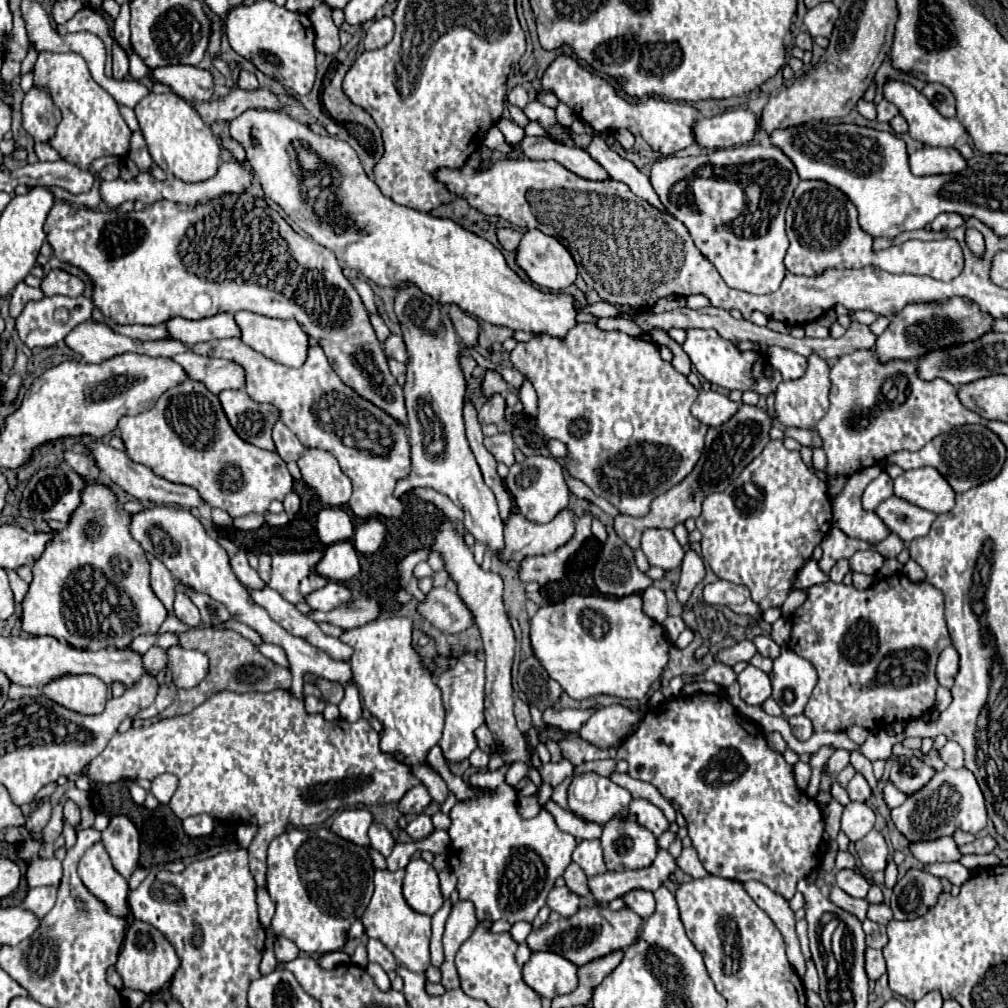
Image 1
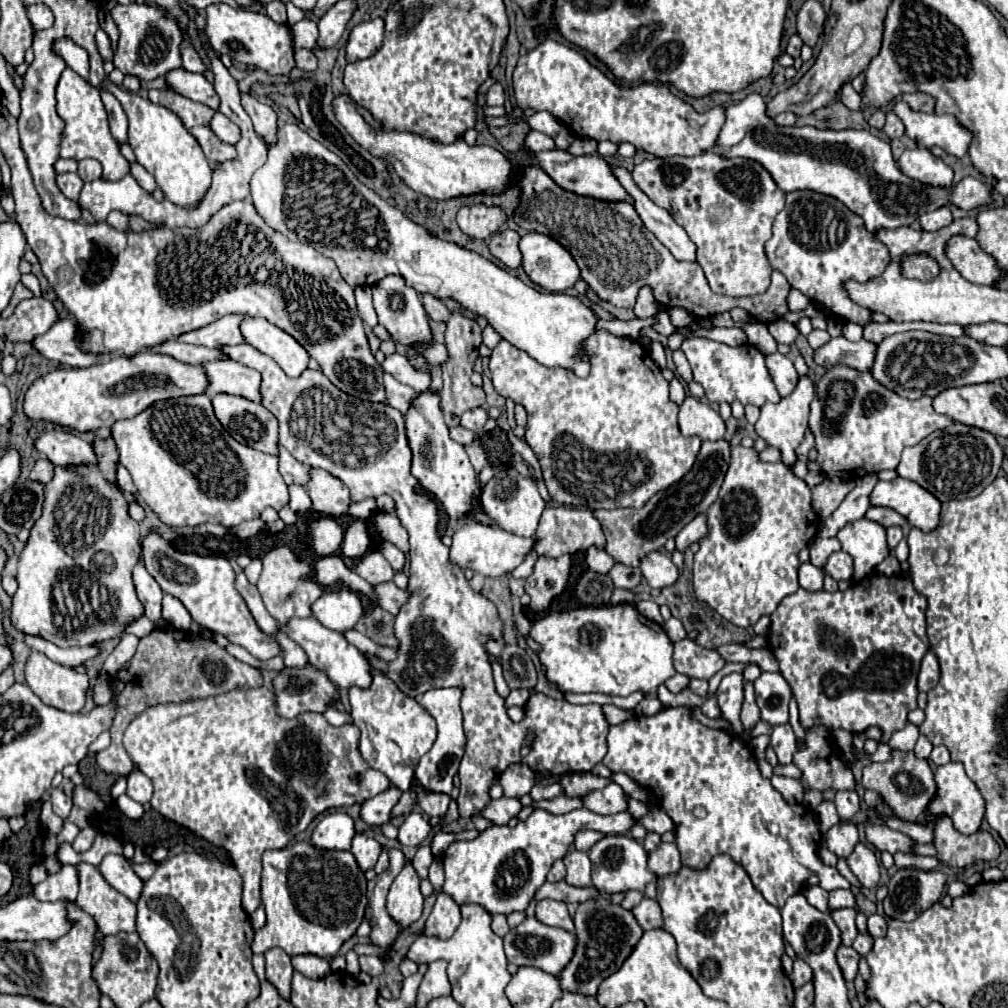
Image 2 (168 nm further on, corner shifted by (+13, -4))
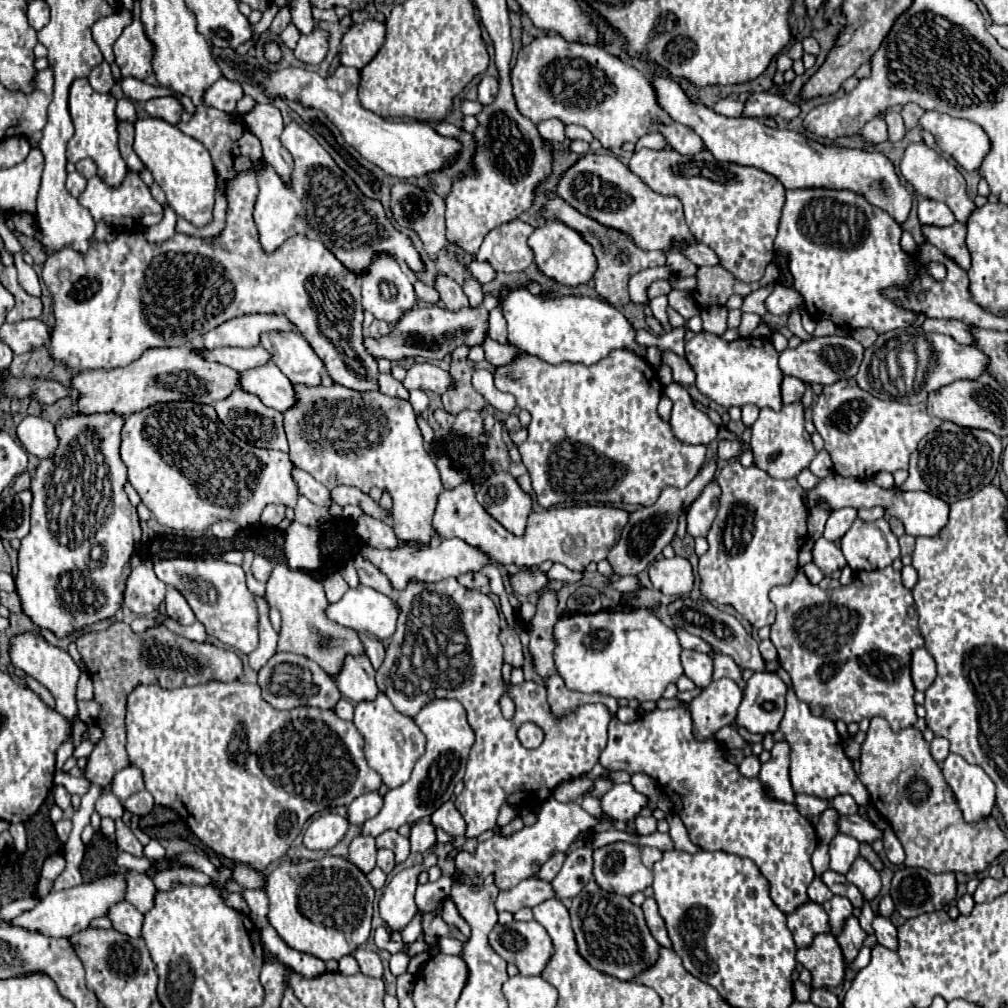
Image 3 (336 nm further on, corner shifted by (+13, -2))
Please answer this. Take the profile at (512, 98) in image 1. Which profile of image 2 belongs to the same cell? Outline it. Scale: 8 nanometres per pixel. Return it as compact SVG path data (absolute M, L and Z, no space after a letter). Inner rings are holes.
M495 82L489 92L487 92L487 104L489 106L503 106L503 100L505 100L505 94L503 94L503 88L499 82Z

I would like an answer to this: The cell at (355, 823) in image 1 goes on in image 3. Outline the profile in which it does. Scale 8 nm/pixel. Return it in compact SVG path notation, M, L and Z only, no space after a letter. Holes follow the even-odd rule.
M323 814L315 818L305 830L303 844L309 850L331 850L347 834L349 822L339 814Z

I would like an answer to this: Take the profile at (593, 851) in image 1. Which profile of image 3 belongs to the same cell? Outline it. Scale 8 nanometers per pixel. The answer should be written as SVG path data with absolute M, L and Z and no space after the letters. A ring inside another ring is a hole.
M587 846L575 848L567 854L567 860L565 860L561 872L551 882L559 900L575 898L583 890L583 886L587 886L587 882L593 878L591 854L593 854L593 850Z

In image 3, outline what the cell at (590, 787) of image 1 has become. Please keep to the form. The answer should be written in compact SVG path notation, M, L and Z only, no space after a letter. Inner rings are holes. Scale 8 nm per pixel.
M615 784L601 798L603 812L609 818L619 820L619 822L631 822L645 804L647 804L647 798L635 792L631 784Z

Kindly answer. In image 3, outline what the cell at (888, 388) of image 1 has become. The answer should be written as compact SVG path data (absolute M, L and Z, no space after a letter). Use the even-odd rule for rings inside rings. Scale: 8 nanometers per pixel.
M839 380L823 386L817 402L813 404L813 424L825 440L825 450L831 456L833 470L845 478L871 478L877 472L905 470L909 454L917 442L937 430L941 420L927 412L925 404L885 402L867 394L851 380Z

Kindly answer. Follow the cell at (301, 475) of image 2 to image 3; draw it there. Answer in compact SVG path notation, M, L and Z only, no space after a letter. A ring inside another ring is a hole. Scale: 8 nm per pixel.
M293 468L291 474L295 478L295 484L299 488L299 494L307 496L311 502L315 502L319 506L329 504L329 490L321 482L317 482L309 472L299 470L299 468Z

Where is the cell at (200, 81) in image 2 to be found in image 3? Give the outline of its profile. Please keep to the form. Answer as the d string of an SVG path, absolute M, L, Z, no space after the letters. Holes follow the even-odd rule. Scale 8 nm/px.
M221 76L215 84L211 84L203 92L203 102L205 102L205 106L211 106L211 108L217 108L223 112L235 112L235 104L241 96L243 96L241 84L231 82Z

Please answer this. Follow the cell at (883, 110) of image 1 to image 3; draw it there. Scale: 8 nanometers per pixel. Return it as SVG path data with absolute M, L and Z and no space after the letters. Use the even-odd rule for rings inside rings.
M873 118L873 120L869 120L865 126L863 126L863 130L861 130L861 134L863 134L863 138L865 140L869 140L869 142L883 142L883 140L887 140L887 124L885 124L885 120L883 118Z

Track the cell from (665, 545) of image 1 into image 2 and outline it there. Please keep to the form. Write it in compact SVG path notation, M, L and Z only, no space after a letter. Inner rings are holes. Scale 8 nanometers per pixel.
M651 552L651 556L645 556L641 572L651 588L673 586L679 578L679 568L671 562L671 556L667 556L665 552Z

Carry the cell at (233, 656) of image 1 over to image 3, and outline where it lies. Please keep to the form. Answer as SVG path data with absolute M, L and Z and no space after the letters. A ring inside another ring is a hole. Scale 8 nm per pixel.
M117 622L103 632L89 632L77 638L77 650L89 666L89 676L95 684L95 700L101 704L97 726L103 730L103 740L87 758L85 776L89 782L107 788L111 778L129 766L125 750L125 706L127 694L139 684L159 684L167 690L197 686L207 682L235 682L243 676L241 658L215 644L197 644L179 634L173 634L165 626L153 626L141 634L133 634L125 622Z

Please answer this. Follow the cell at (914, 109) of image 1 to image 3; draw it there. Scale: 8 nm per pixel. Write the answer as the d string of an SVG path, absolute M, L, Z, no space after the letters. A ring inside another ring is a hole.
M925 112L919 128L931 132L937 146L951 154L965 170L977 170L983 156L989 152L989 138L983 128L965 118L953 118L941 112Z

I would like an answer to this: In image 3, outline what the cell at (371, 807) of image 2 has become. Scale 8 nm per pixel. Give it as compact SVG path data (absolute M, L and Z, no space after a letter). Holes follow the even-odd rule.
M379 792L361 794L349 804L349 810L347 810L349 822L363 824L367 818L373 818L375 814L379 814L379 806L383 806L383 796Z

